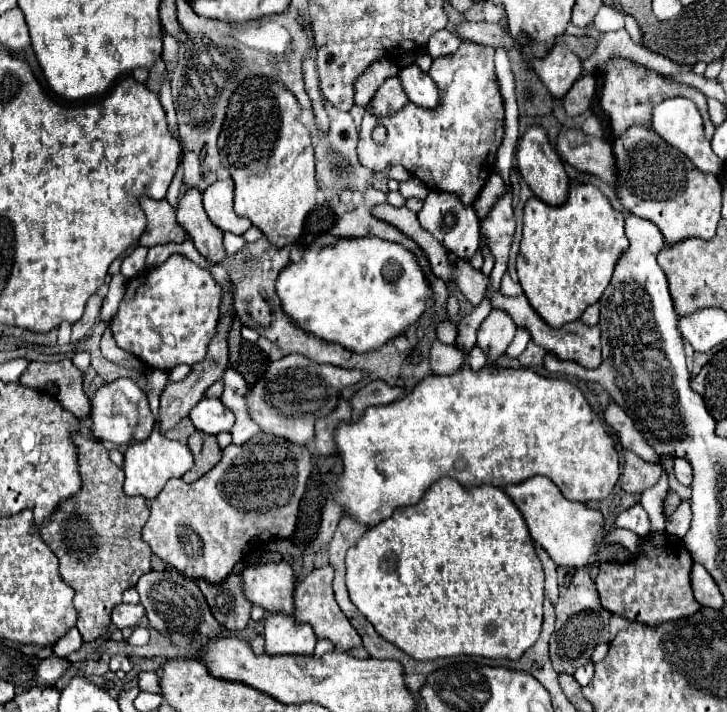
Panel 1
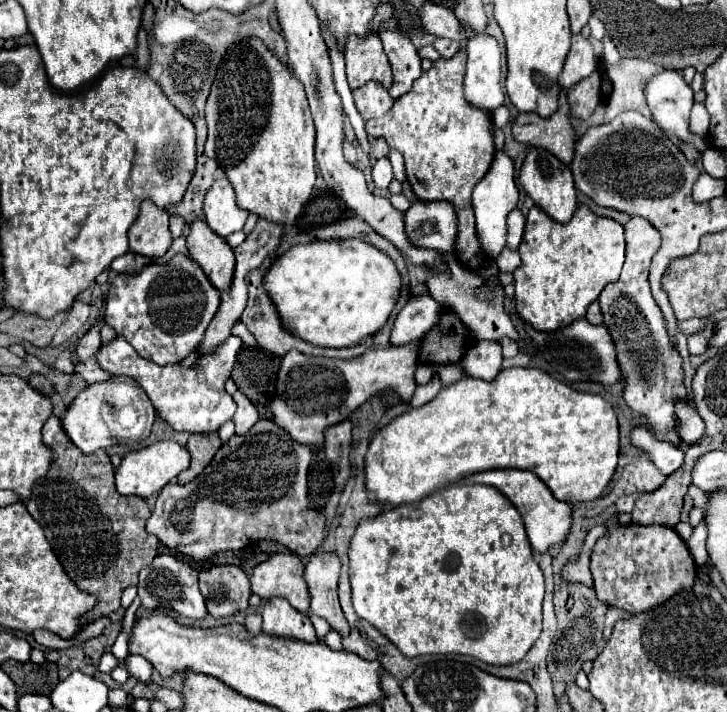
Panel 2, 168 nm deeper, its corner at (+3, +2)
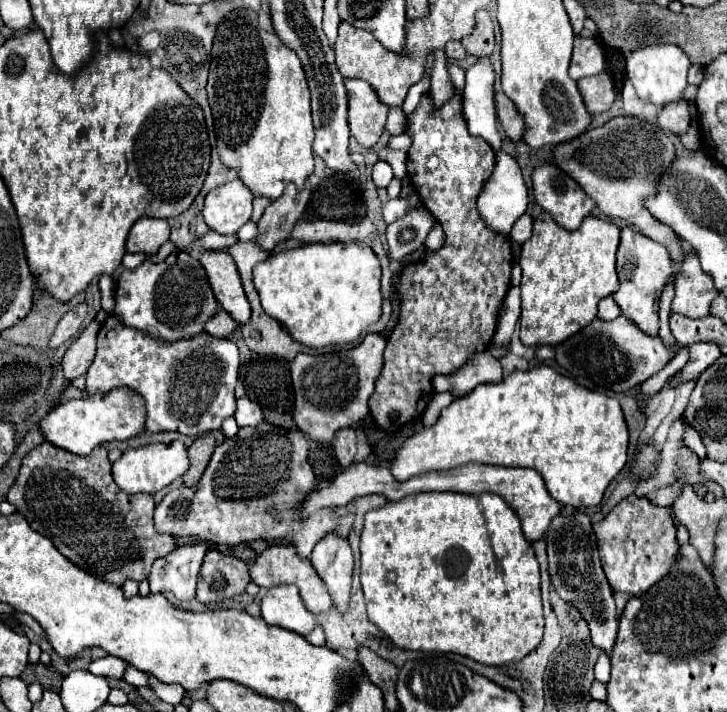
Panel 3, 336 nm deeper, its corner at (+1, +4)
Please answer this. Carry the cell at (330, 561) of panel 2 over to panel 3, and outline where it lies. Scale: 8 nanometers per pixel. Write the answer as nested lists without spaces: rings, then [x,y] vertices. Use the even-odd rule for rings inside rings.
[[[329,533],[319,541],[311,553],[311,565],[325,583],[331,601],[339,613],[345,613],[349,605],[351,573],[353,573],[353,555],[347,539]]]

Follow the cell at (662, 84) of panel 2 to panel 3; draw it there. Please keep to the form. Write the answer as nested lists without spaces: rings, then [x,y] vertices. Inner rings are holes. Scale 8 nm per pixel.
[[[649,45],[649,47],[643,47],[635,53],[629,53],[625,59],[627,77],[635,85],[639,99],[649,101],[653,105],[669,105],[669,103],[683,101],[689,67],[691,67],[691,61],[675,45]]]

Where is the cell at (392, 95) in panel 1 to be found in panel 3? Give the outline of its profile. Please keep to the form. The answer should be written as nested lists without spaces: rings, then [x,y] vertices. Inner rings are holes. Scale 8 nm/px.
[[[345,79],[349,95],[349,129],[363,147],[371,147],[385,131],[389,107],[381,103],[373,87],[363,79]]]

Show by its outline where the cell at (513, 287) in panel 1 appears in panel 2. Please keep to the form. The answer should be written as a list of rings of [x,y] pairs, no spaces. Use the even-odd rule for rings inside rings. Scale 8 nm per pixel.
[[[505,247],[499,257],[497,257],[497,265],[499,265],[499,271],[501,273],[509,273],[509,271],[515,271],[521,263],[521,257],[519,257],[519,251],[517,249],[511,249],[511,247]]]

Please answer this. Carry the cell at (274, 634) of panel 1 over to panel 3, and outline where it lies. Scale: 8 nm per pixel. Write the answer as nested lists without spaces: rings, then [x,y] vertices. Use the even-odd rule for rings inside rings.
[[[273,587],[261,599],[261,615],[267,625],[285,627],[299,635],[309,635],[317,625],[315,615],[309,613],[299,597],[297,587]]]

